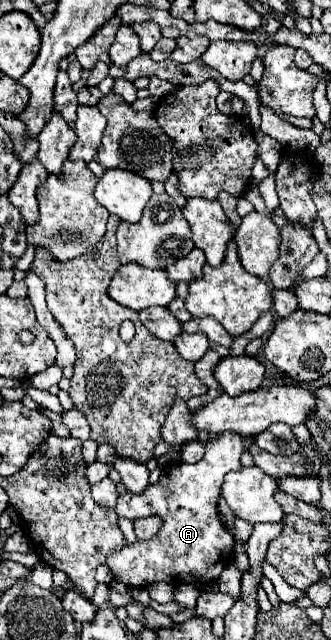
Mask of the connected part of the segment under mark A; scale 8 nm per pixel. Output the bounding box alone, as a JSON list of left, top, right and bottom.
[107,432,243,588]

